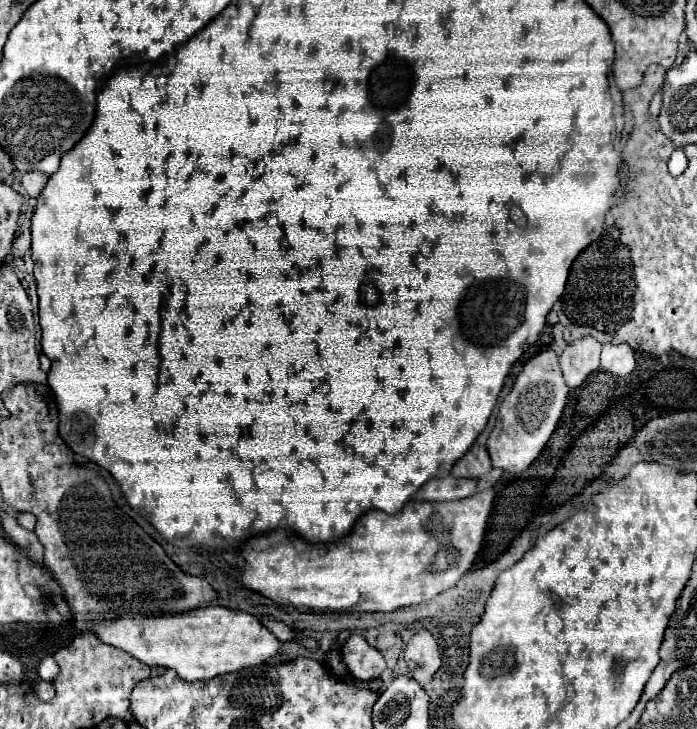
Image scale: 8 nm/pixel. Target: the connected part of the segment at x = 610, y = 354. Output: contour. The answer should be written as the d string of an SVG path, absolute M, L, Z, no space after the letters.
M627 343L621 345L603 345L601 353L601 369L617 375L617 377L627 377L635 369L635 353Z

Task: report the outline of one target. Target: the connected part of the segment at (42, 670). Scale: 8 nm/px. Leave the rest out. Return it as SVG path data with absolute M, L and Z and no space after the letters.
M45 657L39 665L39 677L45 681L45 683L53 683L59 675L59 665L53 657Z

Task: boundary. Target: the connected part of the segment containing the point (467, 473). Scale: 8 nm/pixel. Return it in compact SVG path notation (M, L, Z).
M473 445L451 469L453 477L485 477L491 471L491 459L485 447Z

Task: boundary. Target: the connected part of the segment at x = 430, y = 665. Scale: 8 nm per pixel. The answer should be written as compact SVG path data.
M421 629L411 637L411 641L407 643L407 649L405 649L405 661L409 665L411 677L417 683L427 685L433 679L433 675L441 667L441 651L429 631Z

